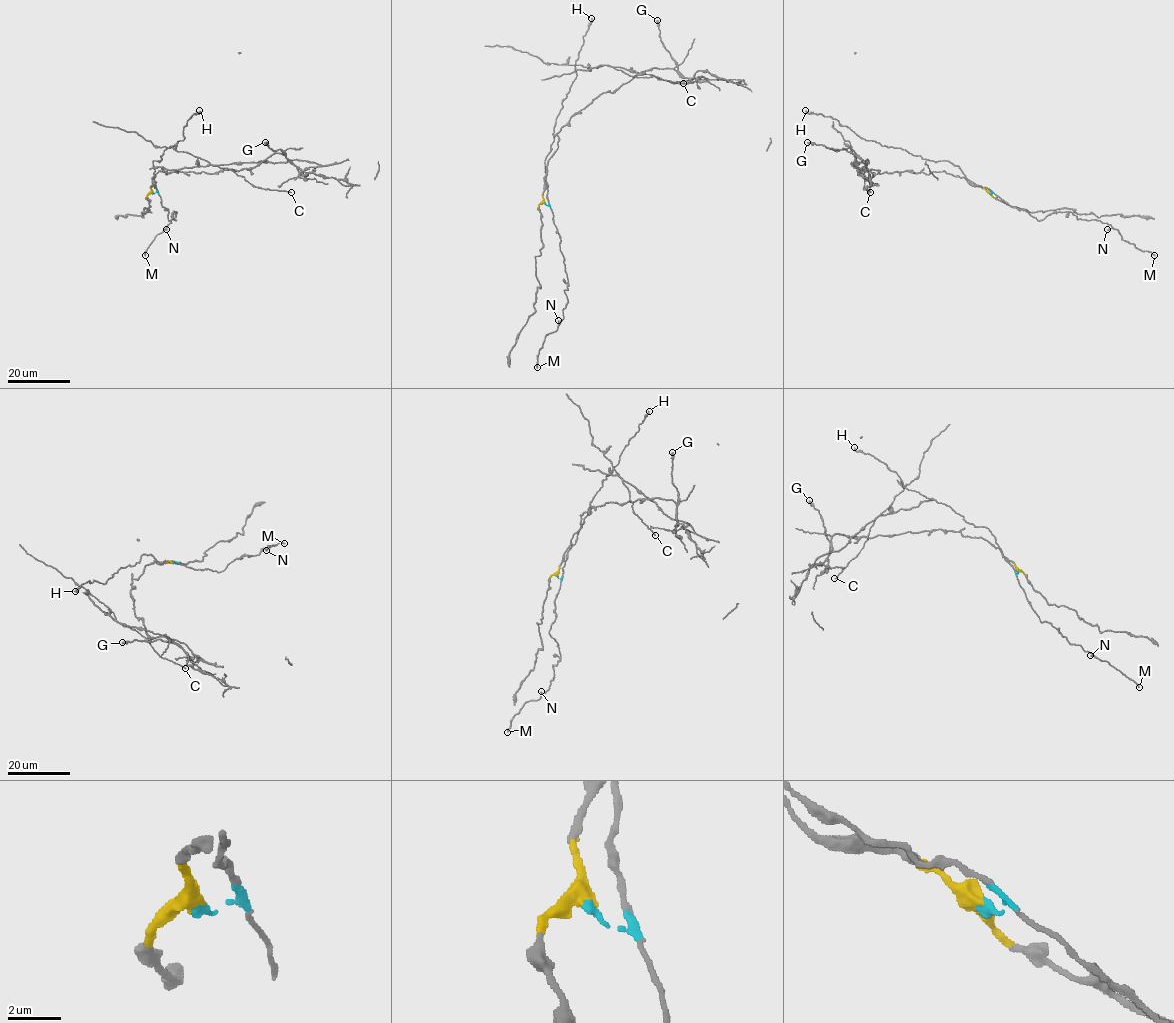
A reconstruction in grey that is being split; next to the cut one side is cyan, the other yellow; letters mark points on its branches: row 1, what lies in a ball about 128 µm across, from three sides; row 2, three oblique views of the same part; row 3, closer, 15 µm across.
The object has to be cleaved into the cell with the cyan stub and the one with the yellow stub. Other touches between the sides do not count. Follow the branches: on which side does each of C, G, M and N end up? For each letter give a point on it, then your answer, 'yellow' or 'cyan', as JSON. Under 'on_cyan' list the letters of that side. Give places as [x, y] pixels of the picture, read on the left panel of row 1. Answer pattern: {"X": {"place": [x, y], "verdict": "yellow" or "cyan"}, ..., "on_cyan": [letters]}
{"C": {"place": [291, 192], "verdict": "yellow"}, "G": {"place": [265, 142], "verdict": "yellow"}, "M": {"place": [145, 255], "verdict": "cyan"}, "N": {"place": [166, 229], "verdict": "cyan"}, "on_cyan": ["M", "N"]}

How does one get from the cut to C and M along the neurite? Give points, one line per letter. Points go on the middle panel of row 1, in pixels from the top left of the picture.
C: (544, 202), (557, 133), (594, 99), (654, 68), (711, 79), (670, 82), (611, 66), (683, 83)
M: (544, 202), (552, 210), (560, 240), (568, 285), (564, 291), (567, 304), (557, 329), (545, 337), (537, 367)

